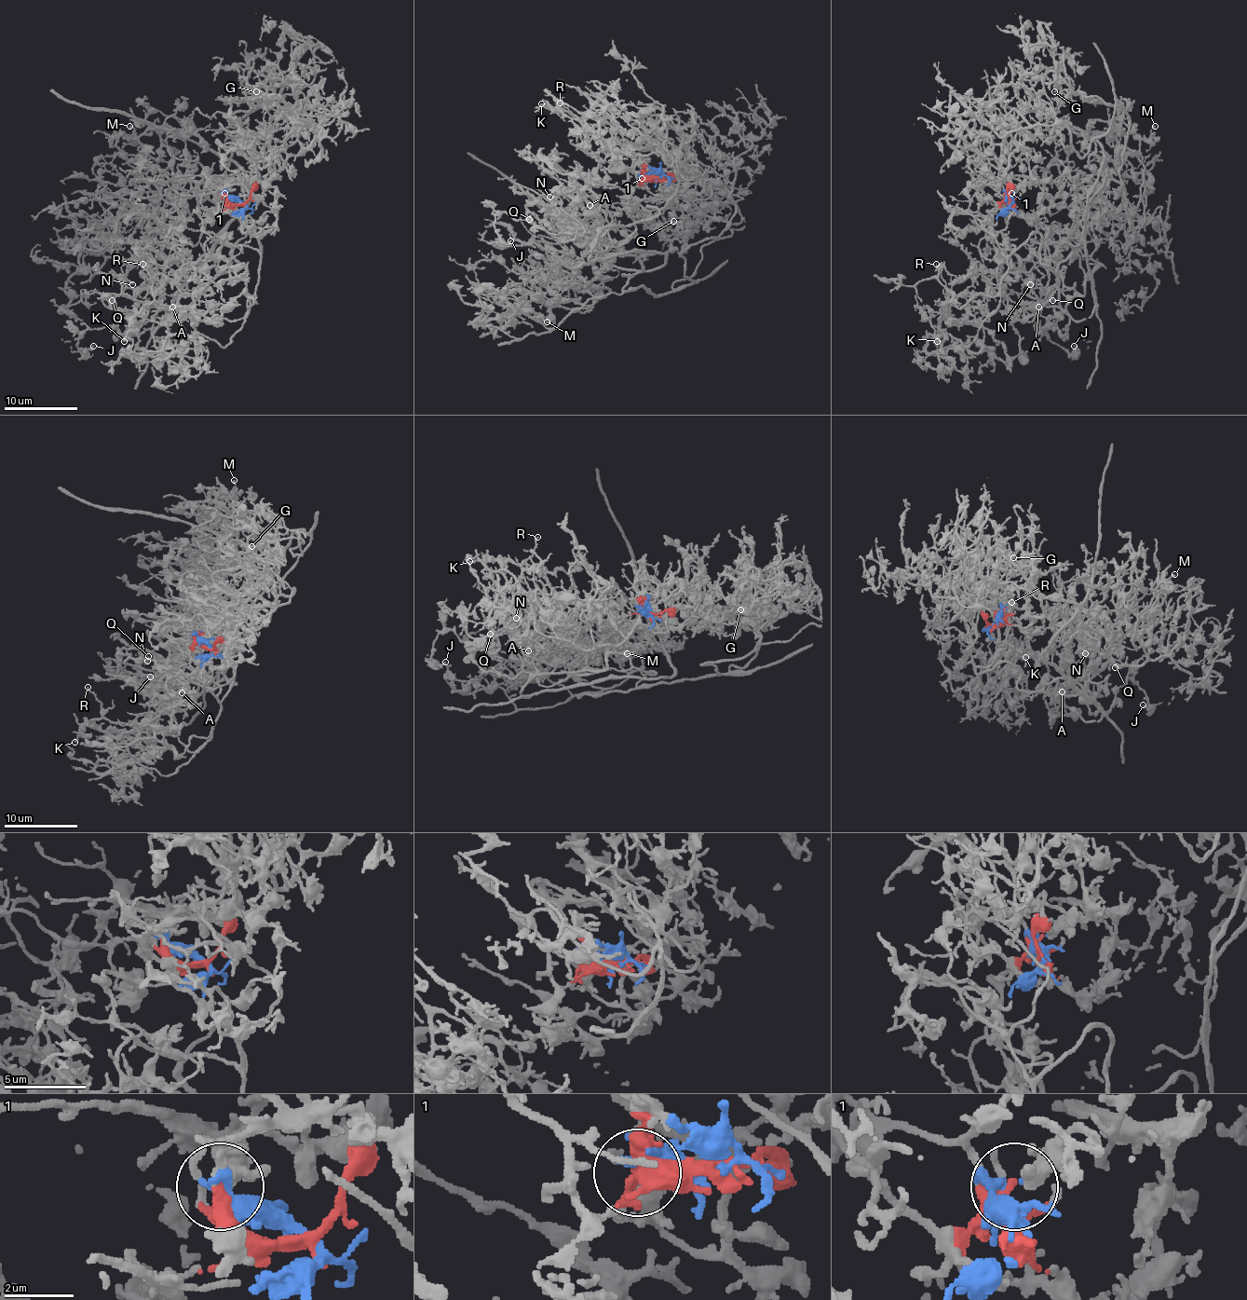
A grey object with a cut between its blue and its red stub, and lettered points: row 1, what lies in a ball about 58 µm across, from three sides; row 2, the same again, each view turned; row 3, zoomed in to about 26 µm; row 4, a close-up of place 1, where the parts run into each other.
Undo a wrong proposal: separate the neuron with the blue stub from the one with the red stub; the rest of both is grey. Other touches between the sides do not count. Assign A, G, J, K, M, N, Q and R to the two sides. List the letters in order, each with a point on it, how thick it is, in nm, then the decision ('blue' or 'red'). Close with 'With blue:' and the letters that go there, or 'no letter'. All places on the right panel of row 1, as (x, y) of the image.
A: place (1038, 307); calibre 180 nm; red
G: place (1054, 91); calibre 150 nm; blue
J: place (1074, 346); calibre 240 nm; red
K: place (937, 341); calibre 170 nm; red
M: place (1155, 126); calibre 190 nm; blue
N: place (1030, 284); calibre 180 nm; red
Q: place (1052, 300); calibre 170 nm; red
R: place (936, 264); calibre 160 nm; red
With blue: G, M

